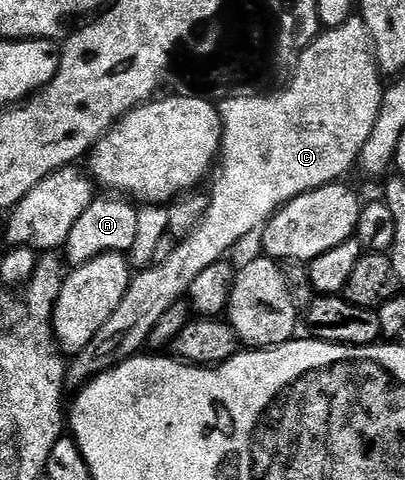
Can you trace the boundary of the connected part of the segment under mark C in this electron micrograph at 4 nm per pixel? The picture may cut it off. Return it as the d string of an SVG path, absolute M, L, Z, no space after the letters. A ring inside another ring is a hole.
M350 16L341 26L326 29L310 41L291 70L293 79L285 87L282 85L265 93L255 106L235 101L233 104L229 102L229 108L222 109L223 117L230 123L237 120L236 116L252 116L252 124L232 123L229 136L222 137L219 155L221 175L213 186L213 195L208 195L197 229L188 231L185 239L182 237L178 241L175 252L171 252L165 262L153 264L130 277L127 296L123 296L119 308L115 308L111 320L107 320L107 324L95 332L95 340L91 340L91 344L87 344L87 348L83 348L83 352L72 359L67 378L72 385L74 382L74 387L80 388L86 382L92 382L98 374L112 370L120 362L138 357L146 349L151 332L155 332L163 312L167 312L171 304L182 301L188 295L199 272L222 261L226 257L225 253L248 234L256 235L292 198L317 190L320 186L334 185L338 180L344 179L341 177L352 166L358 165L363 144L367 144L367 136L371 136L371 128L375 128L375 120L379 120L379 108L383 100L383 75L377 69L372 48L369 29L363 19Z

